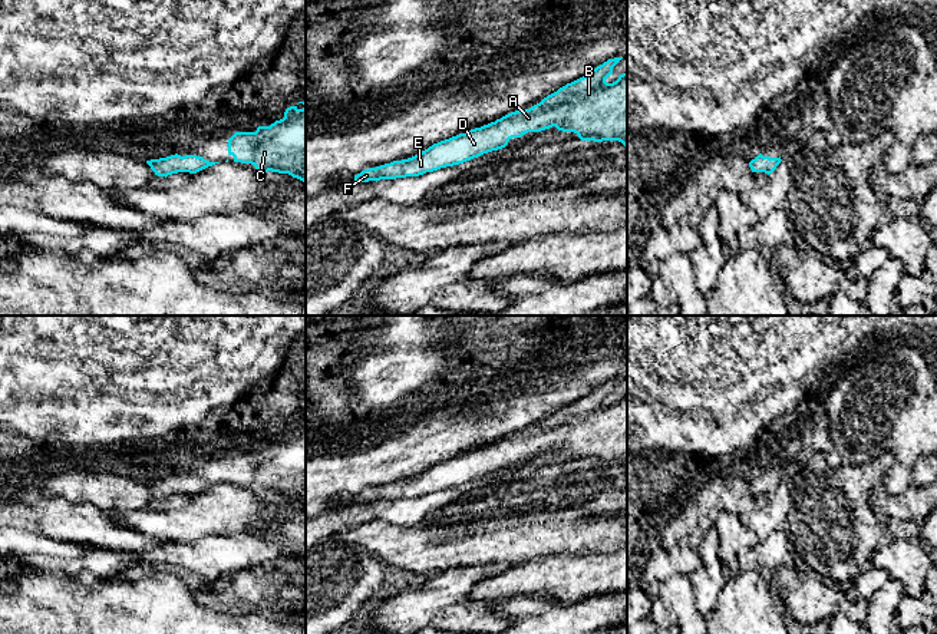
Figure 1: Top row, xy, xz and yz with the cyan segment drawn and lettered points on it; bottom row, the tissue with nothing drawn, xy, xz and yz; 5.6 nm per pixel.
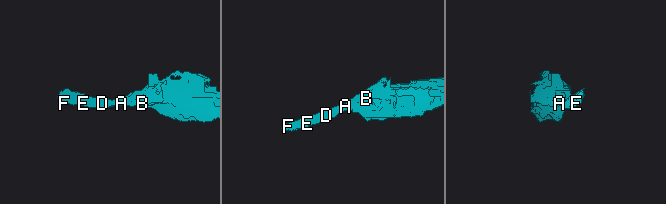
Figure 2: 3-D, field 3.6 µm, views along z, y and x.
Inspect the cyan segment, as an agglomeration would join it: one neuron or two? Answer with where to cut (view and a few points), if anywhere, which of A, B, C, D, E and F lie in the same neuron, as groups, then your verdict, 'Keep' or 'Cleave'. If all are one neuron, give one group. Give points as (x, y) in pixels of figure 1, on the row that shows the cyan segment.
No split. Groups: A B C D E F. Keep

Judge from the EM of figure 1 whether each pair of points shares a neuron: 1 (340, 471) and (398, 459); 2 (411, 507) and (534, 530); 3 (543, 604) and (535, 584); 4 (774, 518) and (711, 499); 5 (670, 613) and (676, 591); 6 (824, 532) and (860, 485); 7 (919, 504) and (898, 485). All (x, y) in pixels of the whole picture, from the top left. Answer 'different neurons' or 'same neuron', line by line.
1: same neuron
2: different neurons
3: different neurons
4: different neurons
5: same neuron
6: same neuron
7: different neurons

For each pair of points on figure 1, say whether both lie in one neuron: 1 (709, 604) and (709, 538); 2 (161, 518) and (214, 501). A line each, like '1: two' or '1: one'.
1: one
2: one

